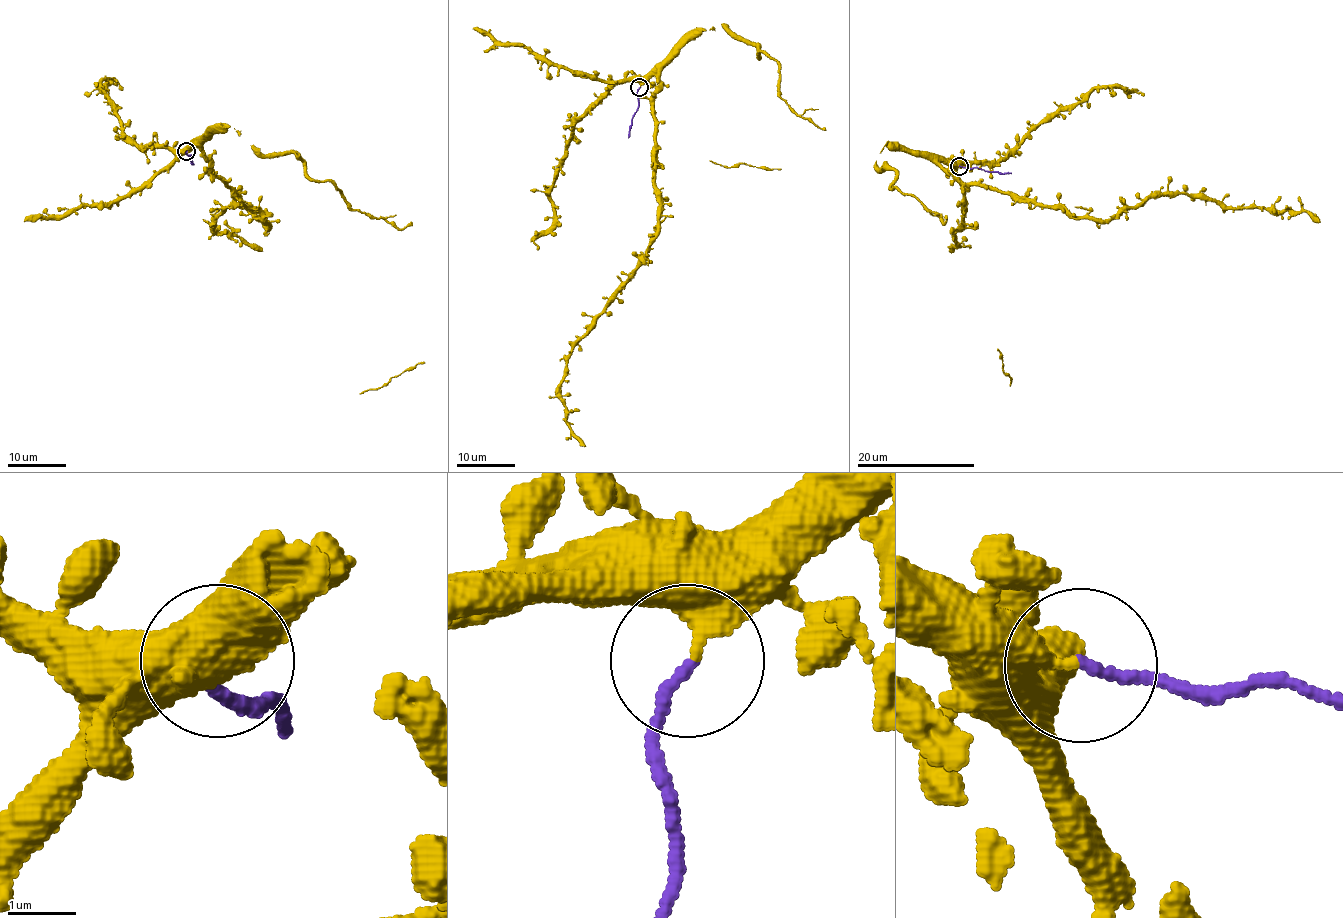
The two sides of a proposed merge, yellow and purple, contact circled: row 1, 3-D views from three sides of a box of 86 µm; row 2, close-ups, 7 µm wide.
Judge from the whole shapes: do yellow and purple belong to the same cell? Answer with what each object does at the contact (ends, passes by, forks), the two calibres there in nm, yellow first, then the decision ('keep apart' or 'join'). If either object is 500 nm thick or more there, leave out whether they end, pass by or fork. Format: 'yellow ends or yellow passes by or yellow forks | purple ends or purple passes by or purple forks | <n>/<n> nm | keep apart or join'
yellow ends | purple ends | 400/140 nm | keep apart

